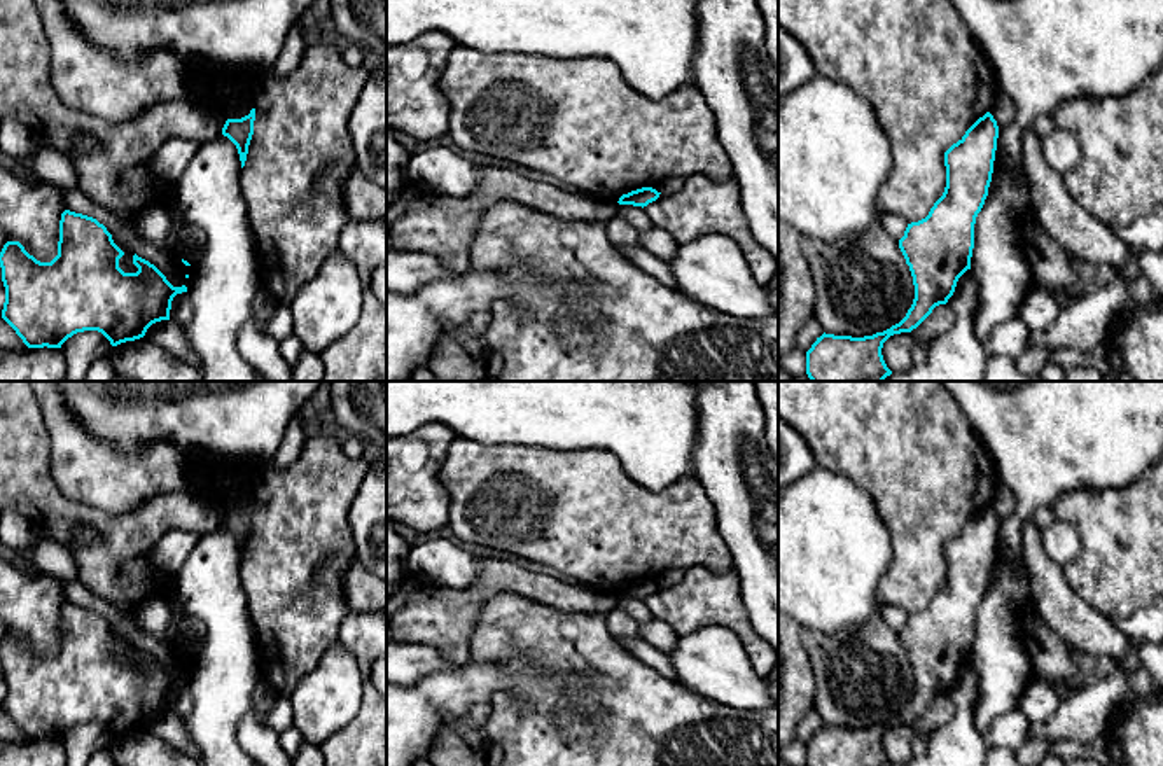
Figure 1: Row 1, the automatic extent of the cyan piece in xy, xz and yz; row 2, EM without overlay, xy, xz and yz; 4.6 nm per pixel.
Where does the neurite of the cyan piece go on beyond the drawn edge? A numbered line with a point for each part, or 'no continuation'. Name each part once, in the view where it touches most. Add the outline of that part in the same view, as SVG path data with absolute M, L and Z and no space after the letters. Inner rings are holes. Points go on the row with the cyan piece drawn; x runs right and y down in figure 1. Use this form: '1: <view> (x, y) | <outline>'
no continuation

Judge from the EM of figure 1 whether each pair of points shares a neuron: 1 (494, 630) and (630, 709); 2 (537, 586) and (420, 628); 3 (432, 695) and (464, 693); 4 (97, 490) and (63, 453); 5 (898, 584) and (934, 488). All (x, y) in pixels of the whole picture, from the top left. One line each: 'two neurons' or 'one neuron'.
1: one neuron
2: one neuron
3: one neuron
4: one neuron
5: one neuron

